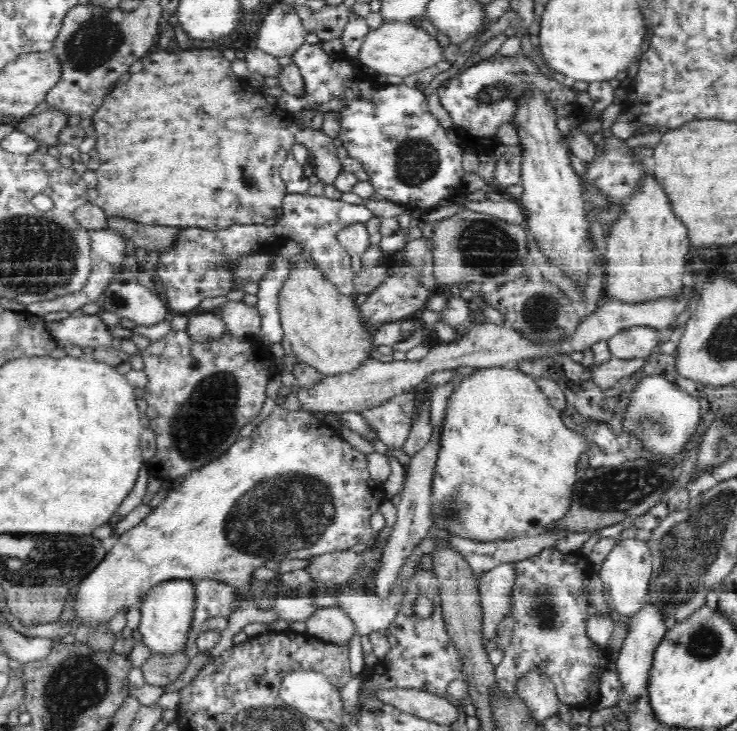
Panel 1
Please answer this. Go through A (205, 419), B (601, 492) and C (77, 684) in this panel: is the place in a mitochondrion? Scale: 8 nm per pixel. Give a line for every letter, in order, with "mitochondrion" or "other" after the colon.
A: mitochondrion
B: mitochondrion
C: mitochondrion

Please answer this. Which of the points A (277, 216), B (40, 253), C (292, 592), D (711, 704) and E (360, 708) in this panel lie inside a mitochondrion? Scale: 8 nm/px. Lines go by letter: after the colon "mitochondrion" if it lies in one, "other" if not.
A: other
B: mitochondrion
C: other
D: other
E: other

